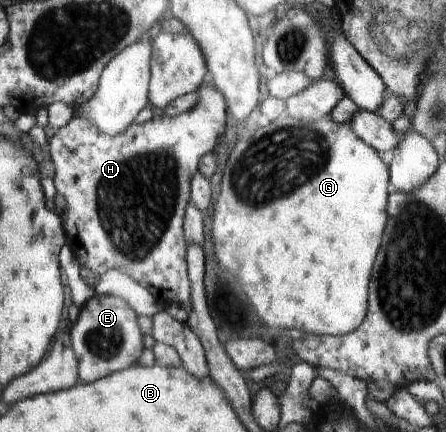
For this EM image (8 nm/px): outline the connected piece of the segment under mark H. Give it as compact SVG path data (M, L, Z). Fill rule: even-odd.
M208 78L201 86L198 86L195 106L191 110L177 116L156 116L143 124L132 122L123 132L117 133L115 136L109 136L107 133L101 132L97 125L93 124L92 120L78 115L75 115L64 127L55 130L50 143L48 143L48 147L50 147L49 154L54 162L54 185L57 192L66 201L66 209L61 217L67 237L66 244L70 246L80 265L84 265L92 273L98 273L98 275L104 275L108 270L124 272L144 286L157 299L158 303L166 308L172 303L181 304L190 299L191 287L185 256L185 249L187 247L183 234L183 219L191 196L192 176L198 172L200 158L207 153L211 153L216 145L216 140L222 137L226 123L226 113L228 113L228 108L222 92Z

